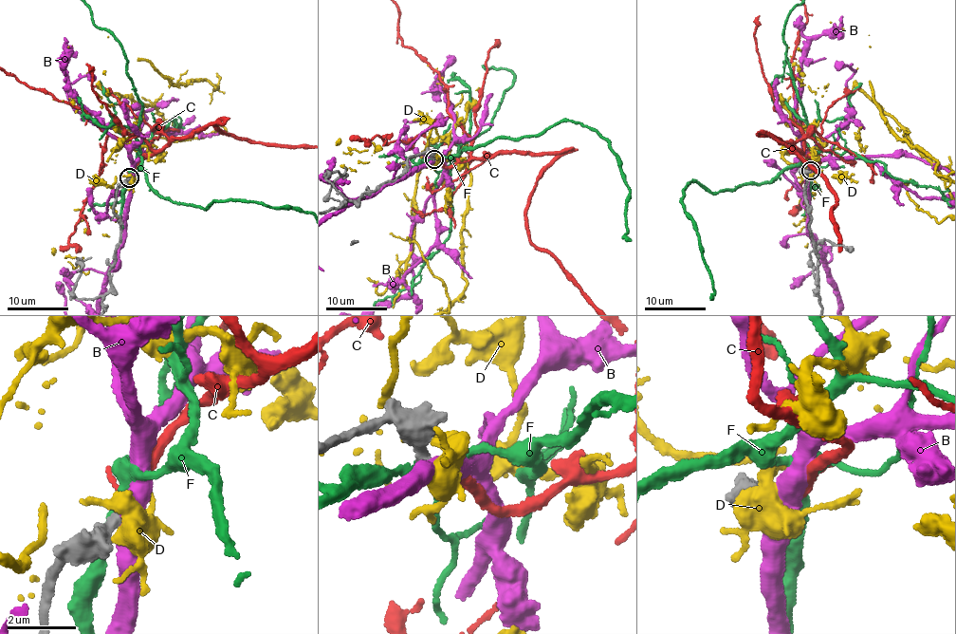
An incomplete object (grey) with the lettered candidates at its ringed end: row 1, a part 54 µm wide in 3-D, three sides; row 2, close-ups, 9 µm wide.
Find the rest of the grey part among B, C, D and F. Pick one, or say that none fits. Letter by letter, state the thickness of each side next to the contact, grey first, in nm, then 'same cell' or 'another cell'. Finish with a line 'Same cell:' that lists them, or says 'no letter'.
B: 400 nm thick on the grey side, 500 nm on the other; another cell
C: 340 nm thick on the grey side, 190 nm on the other; same cell
D: 800 nm thick on the grey side, 400 nm on the other; another cell
F: 400 nm thick on the grey side, 200 nm on the other; another cell
Same cell: C

